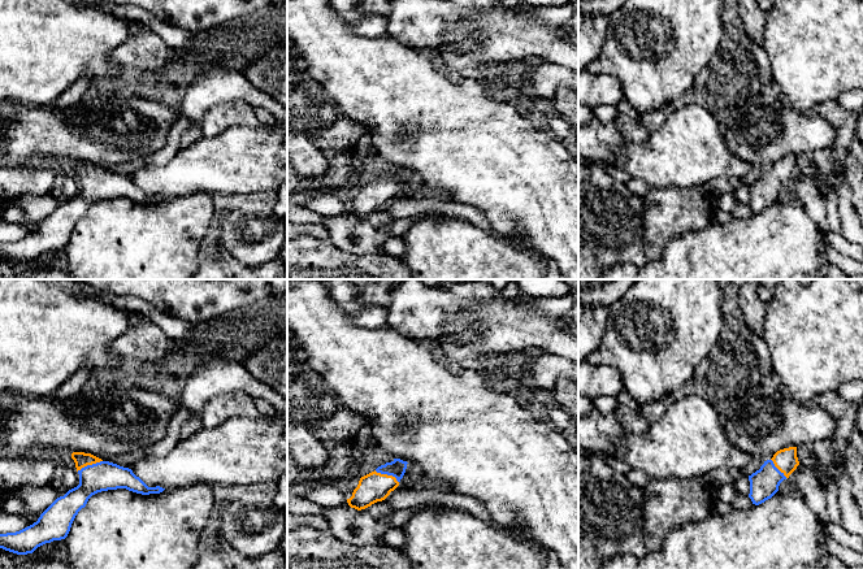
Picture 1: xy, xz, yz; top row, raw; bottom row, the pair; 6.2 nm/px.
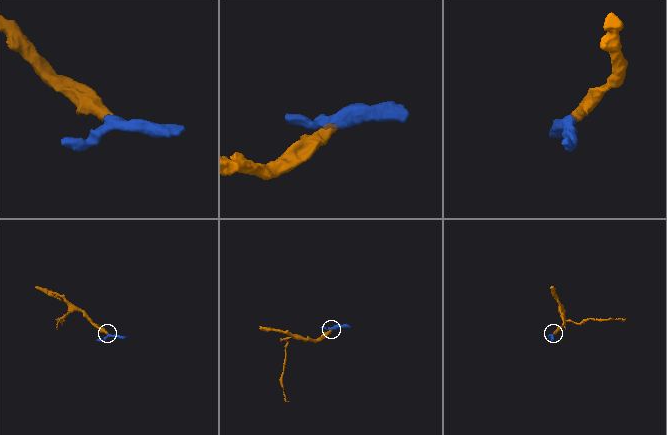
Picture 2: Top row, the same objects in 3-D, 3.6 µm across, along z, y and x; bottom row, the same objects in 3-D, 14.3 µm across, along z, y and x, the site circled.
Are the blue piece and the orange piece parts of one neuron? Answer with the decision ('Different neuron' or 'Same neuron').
Same neuron

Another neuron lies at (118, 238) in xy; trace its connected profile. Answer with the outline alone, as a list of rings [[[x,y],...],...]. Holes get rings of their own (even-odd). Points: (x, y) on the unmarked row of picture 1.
[[[207,192],[142,204],[126,197],[92,204],[75,225],[65,247],[68,272],[74,279],[190,279],[205,253],[205,234],[212,223],[214,207]]]

